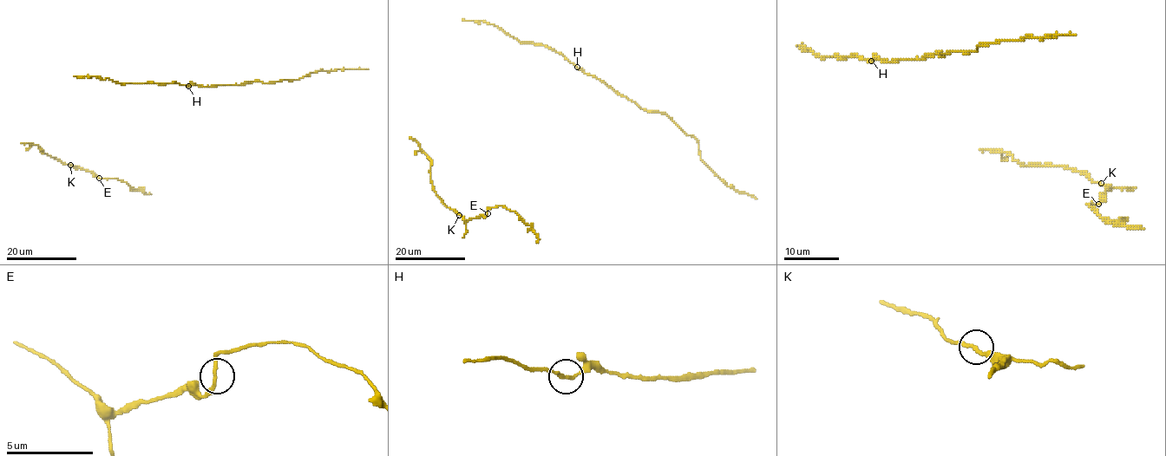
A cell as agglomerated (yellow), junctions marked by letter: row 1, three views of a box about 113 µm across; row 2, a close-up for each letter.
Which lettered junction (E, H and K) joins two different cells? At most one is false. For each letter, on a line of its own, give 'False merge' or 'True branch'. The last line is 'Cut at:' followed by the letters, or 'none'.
E: True branch
H: True branch
K: True branch
Cut at: none

